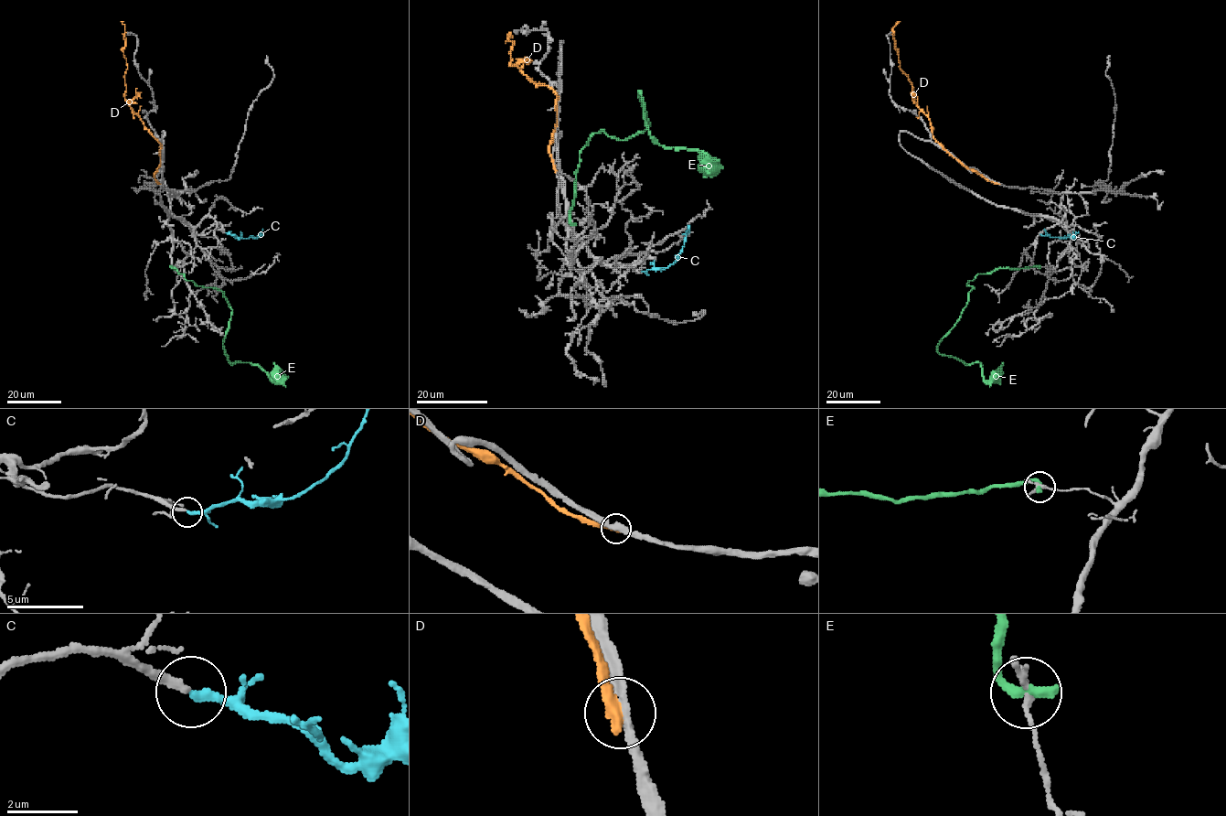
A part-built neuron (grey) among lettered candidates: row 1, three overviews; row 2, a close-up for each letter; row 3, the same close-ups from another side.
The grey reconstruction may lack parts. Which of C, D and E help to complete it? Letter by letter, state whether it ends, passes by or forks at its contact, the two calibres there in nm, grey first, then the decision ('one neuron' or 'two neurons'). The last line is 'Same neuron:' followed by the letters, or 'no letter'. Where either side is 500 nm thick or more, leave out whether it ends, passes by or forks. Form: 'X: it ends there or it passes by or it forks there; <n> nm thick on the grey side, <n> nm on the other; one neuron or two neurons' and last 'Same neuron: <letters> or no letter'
C: it ends there; 240 nm thick on the grey side, 260 nm on the other; one neuron
D: it ends there; 280 nm thick on the grey side, 320 nm on the other; two neurons
E: it ends there; 240 nm thick on the grey side, 360 nm on the other; two neurons
Same neuron: C

